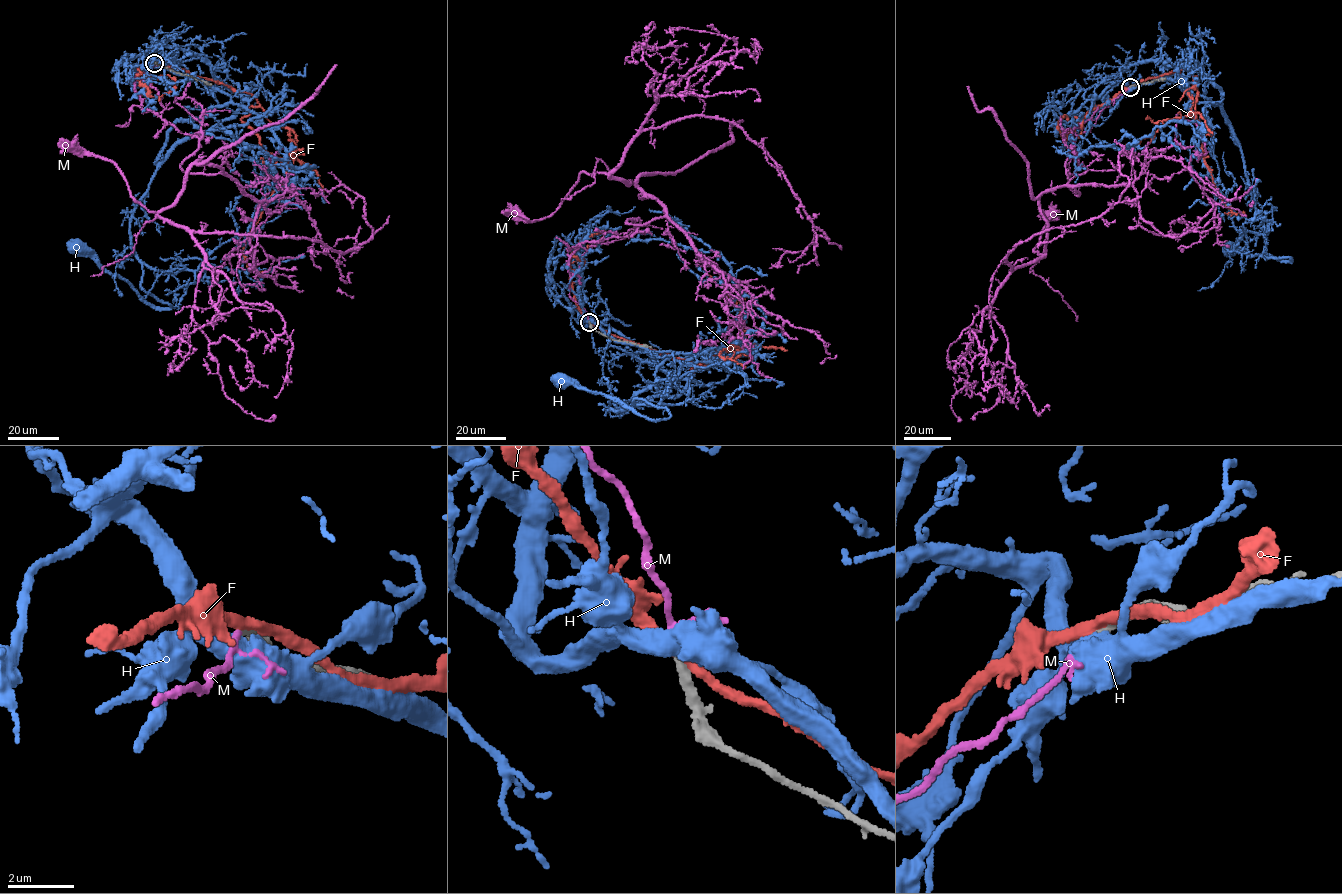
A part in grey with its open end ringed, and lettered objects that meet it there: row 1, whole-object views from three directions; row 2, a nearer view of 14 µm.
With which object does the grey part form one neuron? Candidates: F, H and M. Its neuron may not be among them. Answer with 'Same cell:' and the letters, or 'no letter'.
Same cell: M

